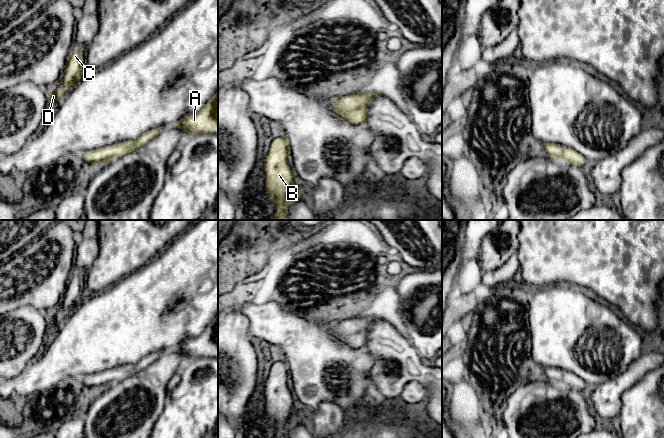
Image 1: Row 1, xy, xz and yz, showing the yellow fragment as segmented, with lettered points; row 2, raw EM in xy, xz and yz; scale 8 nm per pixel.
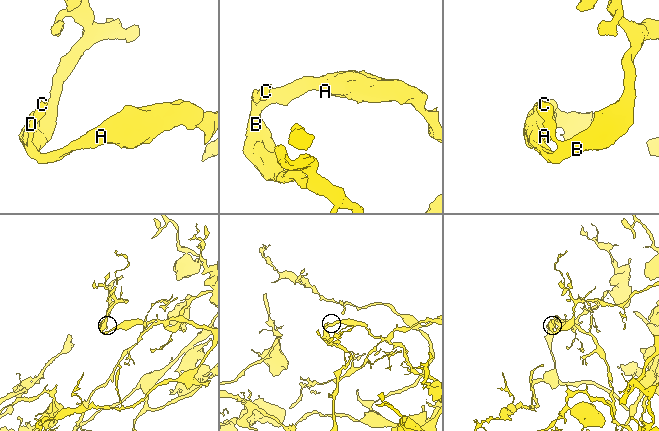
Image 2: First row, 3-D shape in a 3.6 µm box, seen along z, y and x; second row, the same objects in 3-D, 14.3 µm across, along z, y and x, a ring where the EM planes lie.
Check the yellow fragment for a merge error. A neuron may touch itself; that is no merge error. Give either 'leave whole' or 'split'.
leave whole

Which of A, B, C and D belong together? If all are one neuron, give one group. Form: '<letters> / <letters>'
A B C D

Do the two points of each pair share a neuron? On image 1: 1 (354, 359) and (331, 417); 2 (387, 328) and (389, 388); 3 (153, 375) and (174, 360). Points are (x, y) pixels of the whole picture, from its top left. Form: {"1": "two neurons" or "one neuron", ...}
{"1": "two neurons", "2": "one neuron", "3": "one neuron"}

